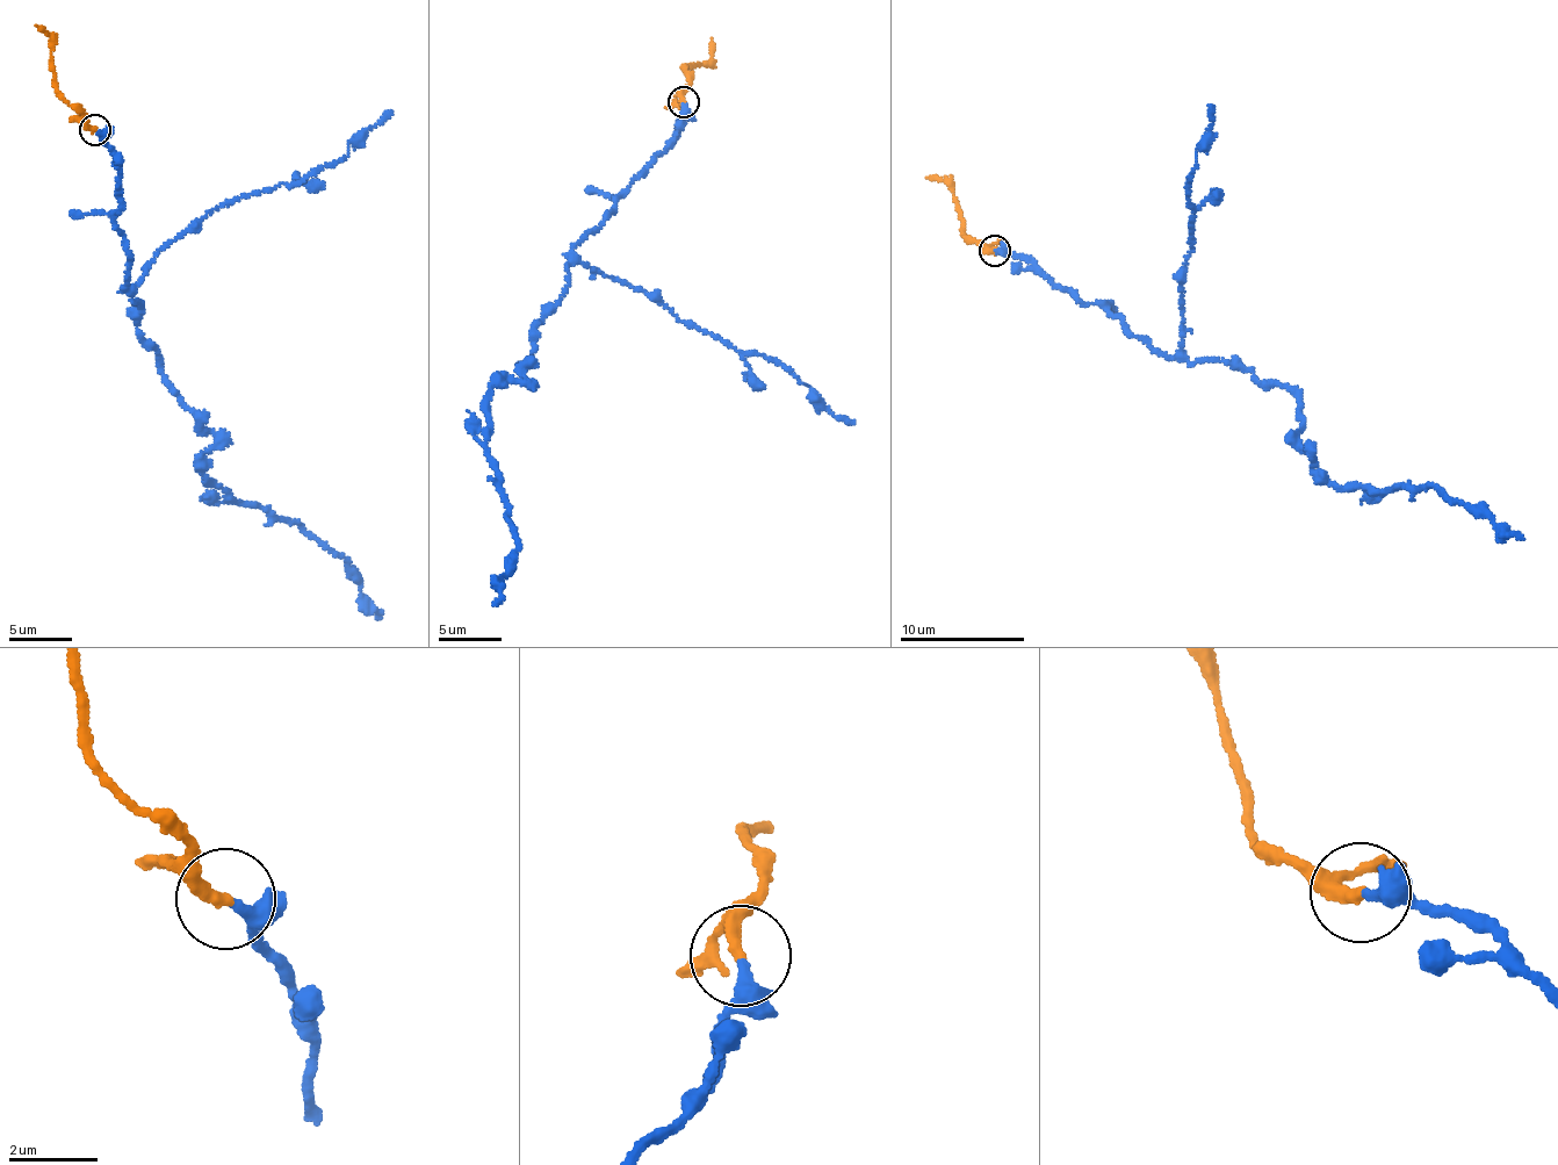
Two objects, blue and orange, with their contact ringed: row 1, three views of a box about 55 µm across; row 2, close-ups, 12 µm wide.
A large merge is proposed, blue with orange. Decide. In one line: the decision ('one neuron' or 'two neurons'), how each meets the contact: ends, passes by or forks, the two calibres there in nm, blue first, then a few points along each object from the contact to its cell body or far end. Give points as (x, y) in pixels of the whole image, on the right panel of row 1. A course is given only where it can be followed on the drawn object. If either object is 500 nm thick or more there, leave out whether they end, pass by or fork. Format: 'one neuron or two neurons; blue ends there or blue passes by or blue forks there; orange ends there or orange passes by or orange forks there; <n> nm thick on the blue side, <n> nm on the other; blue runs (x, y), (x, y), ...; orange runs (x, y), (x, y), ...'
one neuron; blue ends there; orange ends there; 280 nm thick on the blue side, 280 nm on the other; blue runs (996, 251), (1174, 359), (1236, 360), (1282, 385), (1298, 440), (1340, 487), (1437, 484), (1523, 539); orange runs (994, 251), (968, 242), (963, 232), (953, 189), (944, 180), (927, 178)

